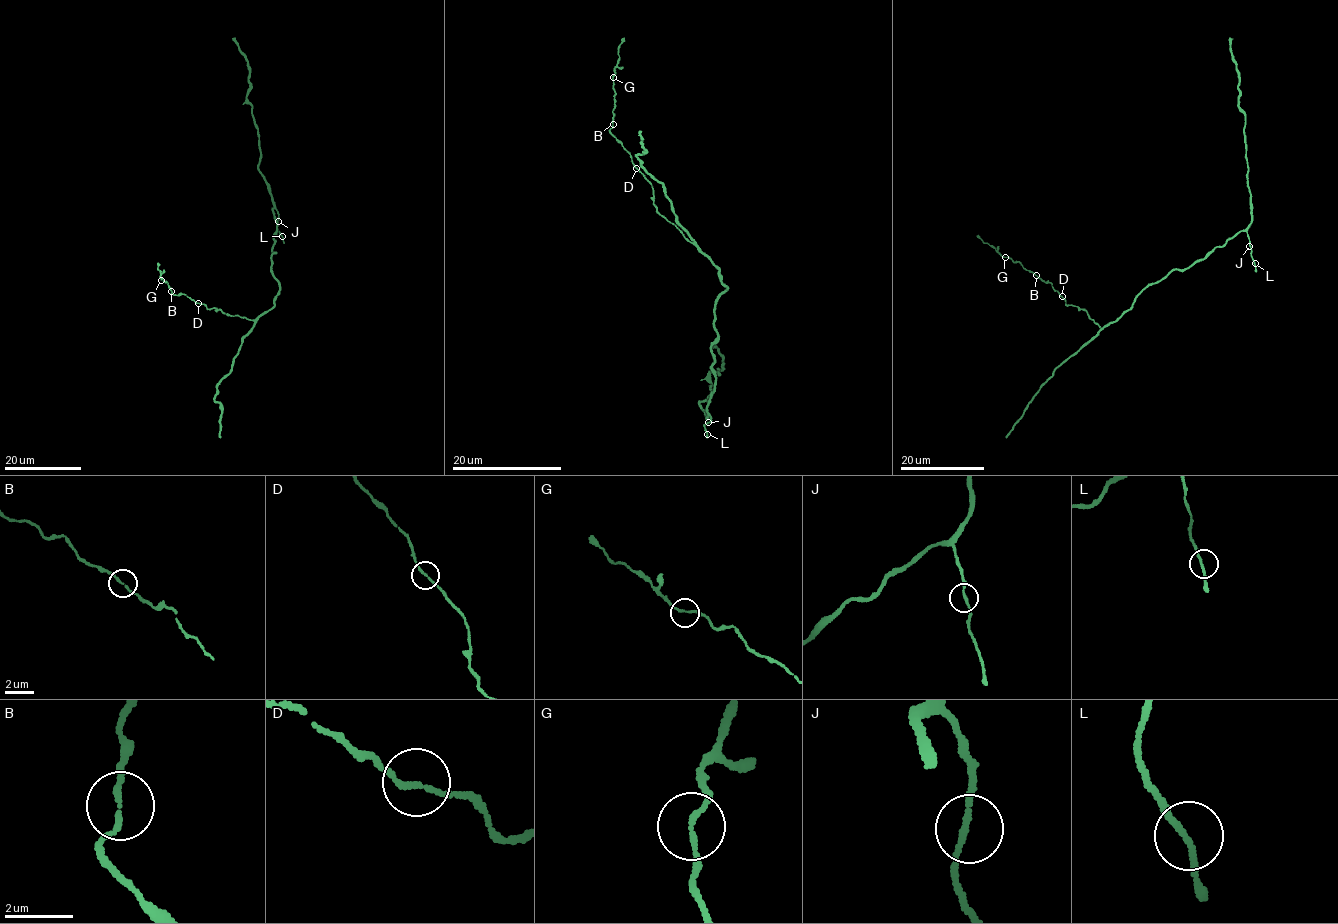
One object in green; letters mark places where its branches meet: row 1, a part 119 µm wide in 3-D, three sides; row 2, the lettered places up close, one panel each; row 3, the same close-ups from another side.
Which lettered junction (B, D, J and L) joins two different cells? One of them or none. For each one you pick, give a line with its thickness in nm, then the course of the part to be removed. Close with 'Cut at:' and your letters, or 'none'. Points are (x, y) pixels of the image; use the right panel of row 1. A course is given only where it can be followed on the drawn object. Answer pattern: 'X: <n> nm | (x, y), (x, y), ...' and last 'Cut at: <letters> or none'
Cut at: none

